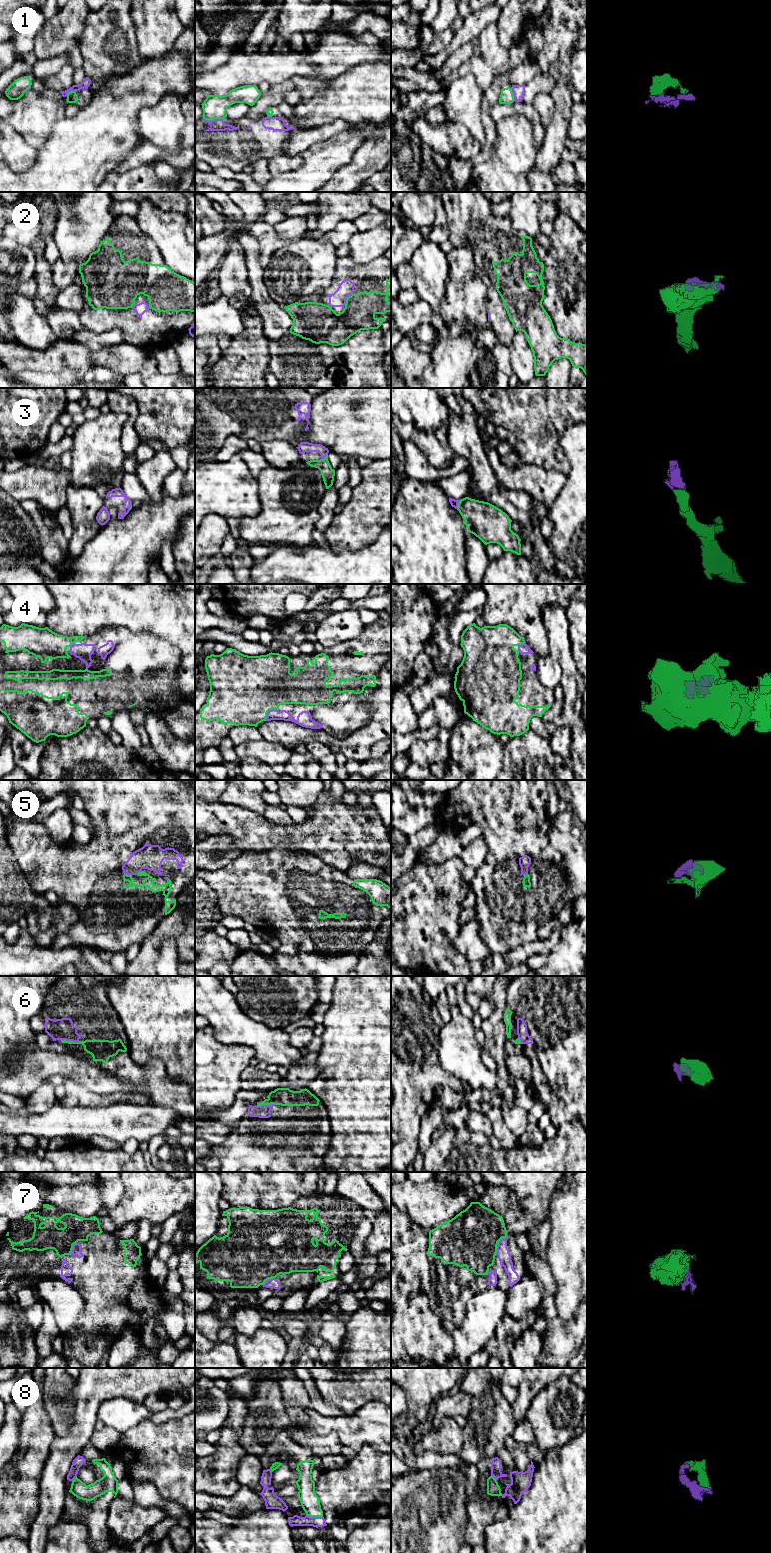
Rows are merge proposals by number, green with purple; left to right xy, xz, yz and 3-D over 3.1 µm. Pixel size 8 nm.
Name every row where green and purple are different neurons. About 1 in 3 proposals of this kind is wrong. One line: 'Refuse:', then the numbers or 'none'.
Refuse: 1

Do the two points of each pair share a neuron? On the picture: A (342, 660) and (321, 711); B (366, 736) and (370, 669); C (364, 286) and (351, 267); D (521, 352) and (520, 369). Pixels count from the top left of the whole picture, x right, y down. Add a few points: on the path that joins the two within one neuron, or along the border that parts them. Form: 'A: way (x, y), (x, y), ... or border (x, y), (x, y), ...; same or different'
A: way (329, 673), (321, 698); same
B: border (380, 669), (375, 675); different
C: way (359, 281), (351, 272); same
D: way (521, 356), (521, 365); same

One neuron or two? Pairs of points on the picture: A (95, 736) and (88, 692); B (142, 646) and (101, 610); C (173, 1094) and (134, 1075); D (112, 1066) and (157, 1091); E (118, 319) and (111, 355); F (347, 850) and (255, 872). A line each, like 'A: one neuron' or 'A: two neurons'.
A: two neurons
B: two neurons
C: one neuron
D: one neuron
E: two neurons
F: two neurons

